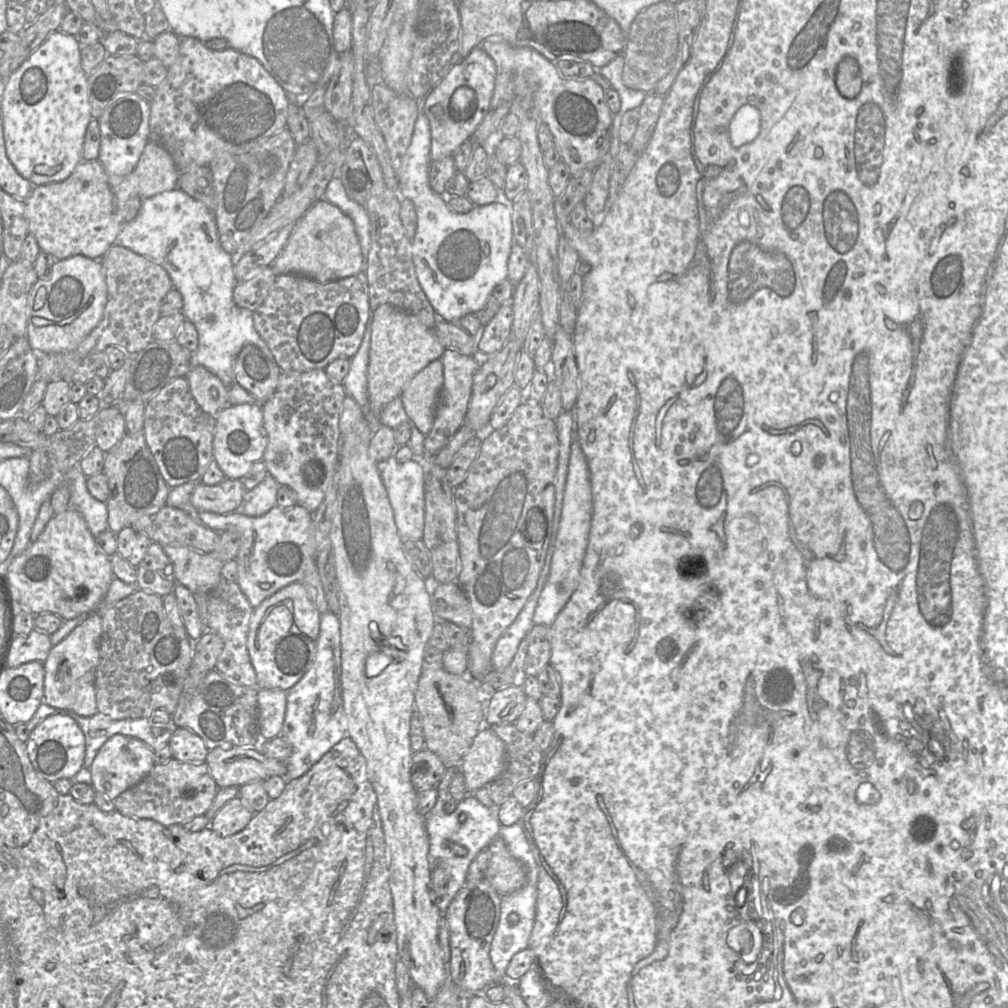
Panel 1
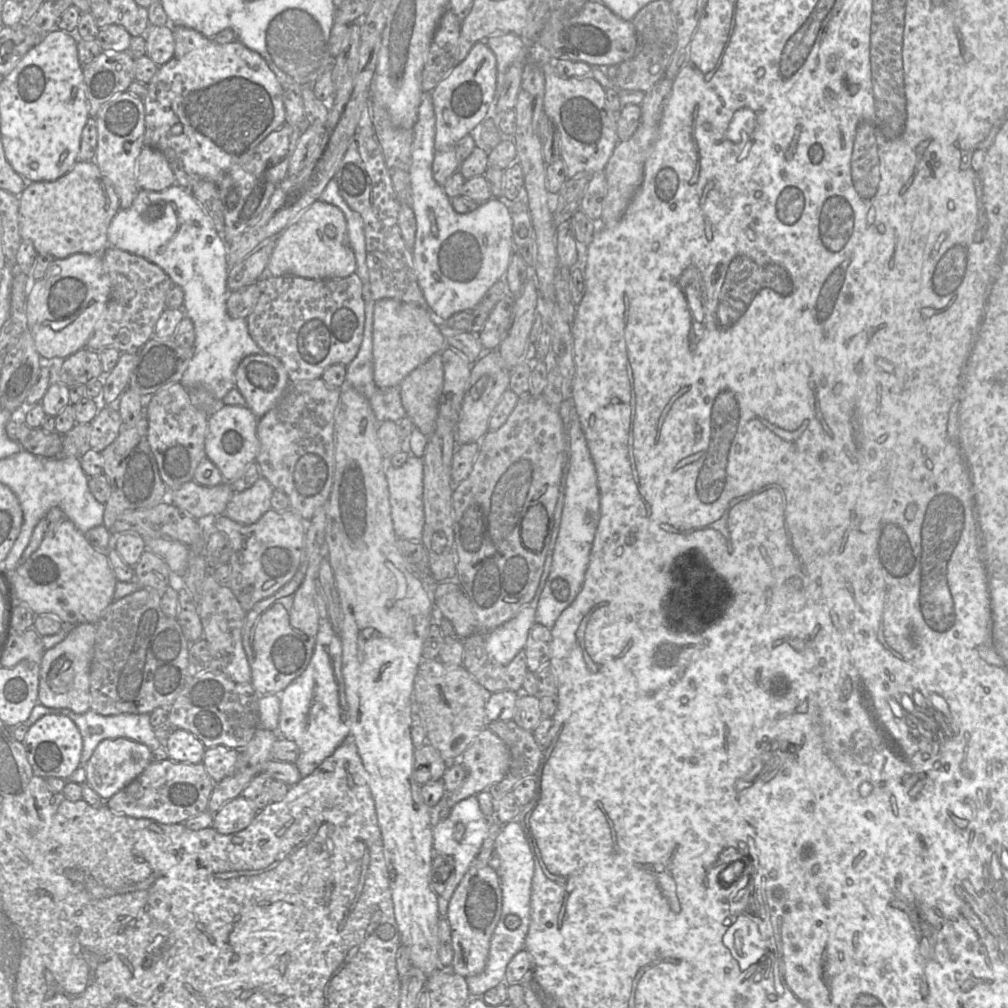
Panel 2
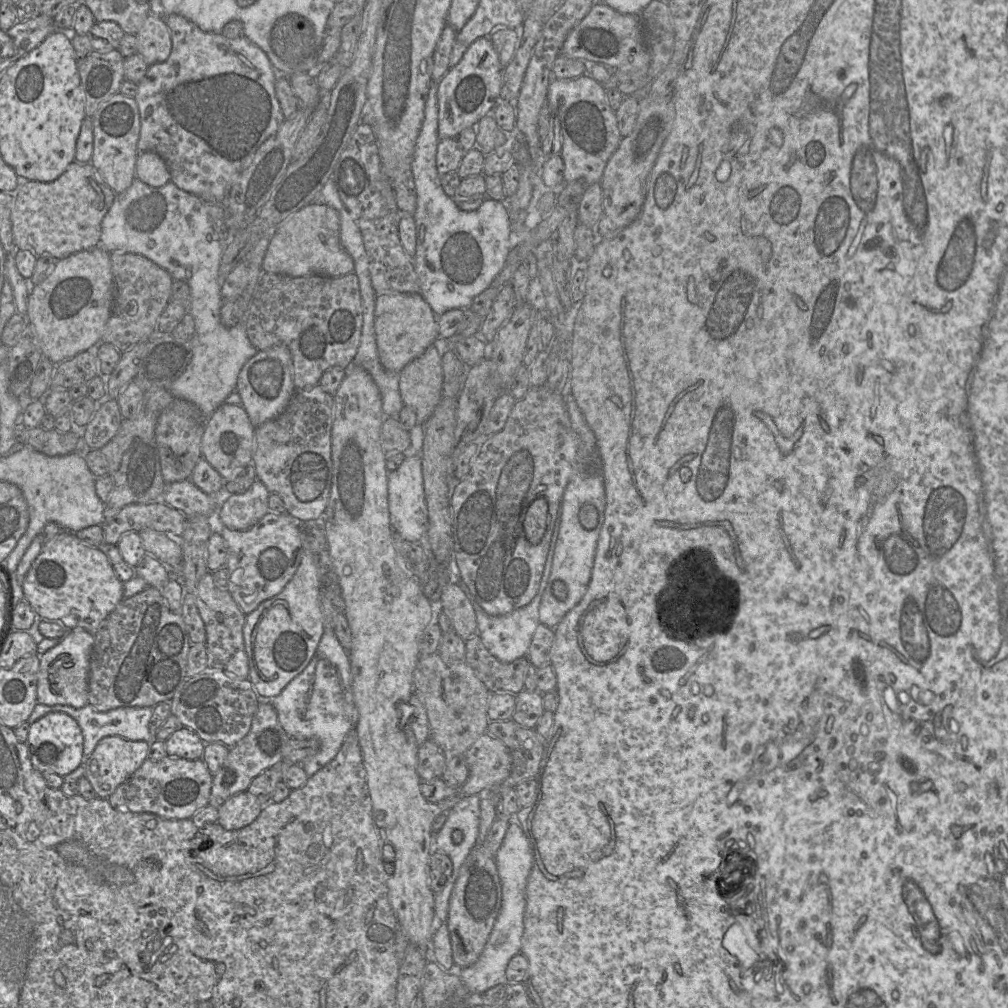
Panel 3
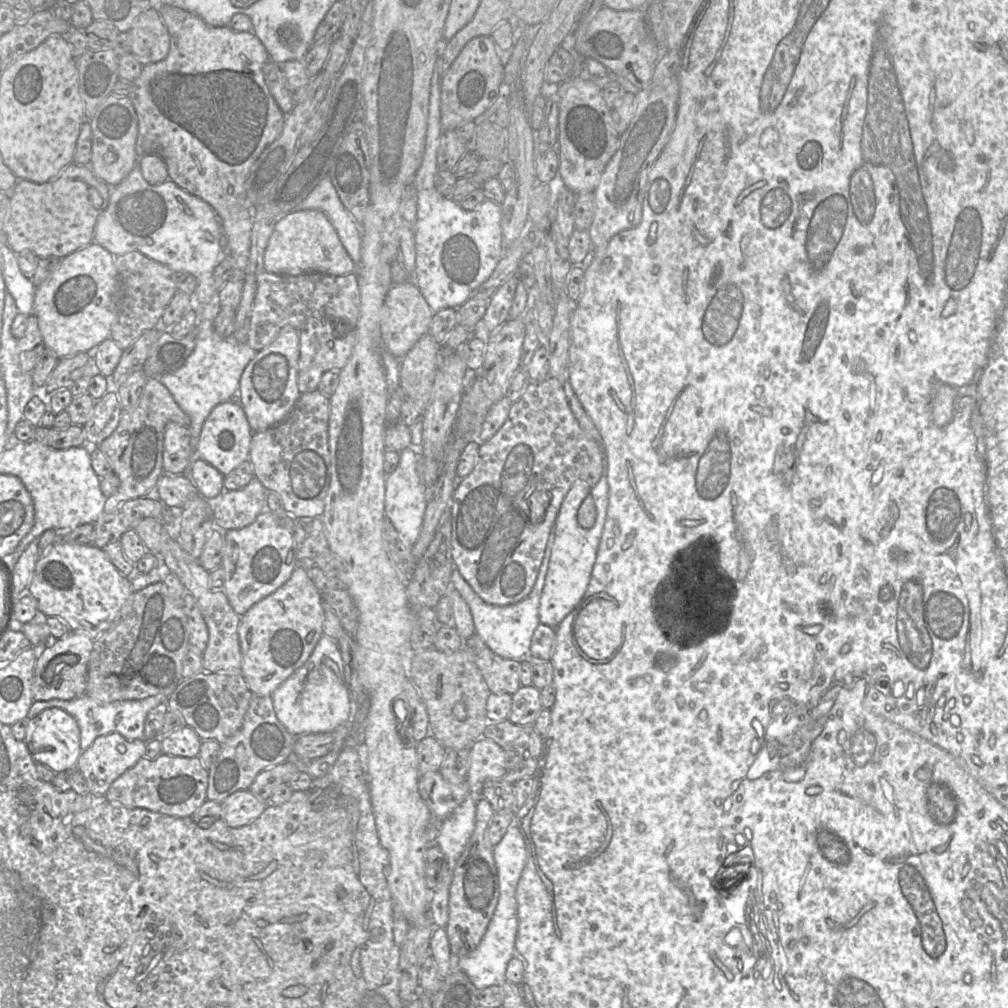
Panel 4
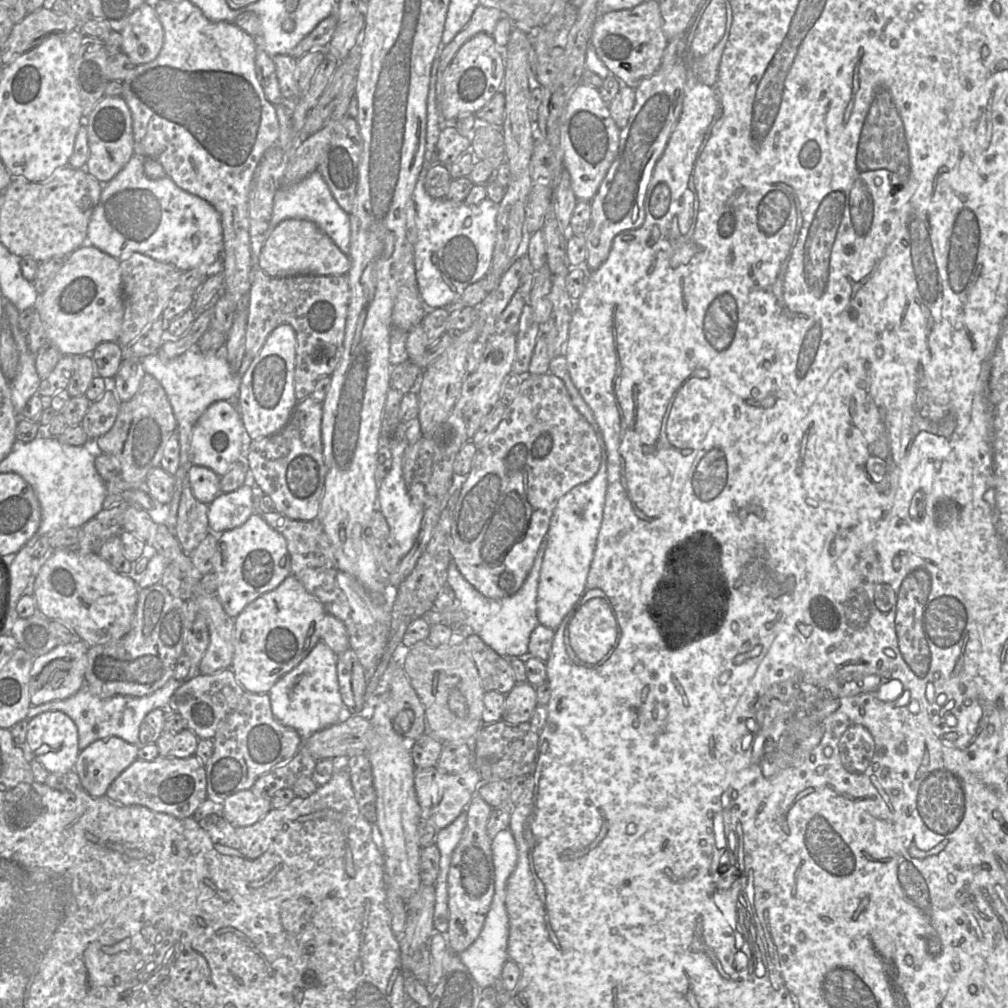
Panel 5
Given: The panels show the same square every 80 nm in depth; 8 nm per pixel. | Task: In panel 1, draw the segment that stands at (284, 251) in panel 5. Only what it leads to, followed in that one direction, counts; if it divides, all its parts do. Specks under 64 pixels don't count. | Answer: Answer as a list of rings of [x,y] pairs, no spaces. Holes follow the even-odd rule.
[[[317,201],[295,222],[285,247],[270,267],[275,275],[297,275],[318,283],[358,274],[363,271],[363,255],[352,220],[330,202]]]

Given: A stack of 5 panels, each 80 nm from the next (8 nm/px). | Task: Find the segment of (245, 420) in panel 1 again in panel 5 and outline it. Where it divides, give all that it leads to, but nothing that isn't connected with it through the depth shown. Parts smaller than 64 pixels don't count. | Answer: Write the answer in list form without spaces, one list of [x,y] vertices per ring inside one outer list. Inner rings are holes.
[[[219,400],[211,404],[196,421],[190,442],[190,461],[223,476],[237,461],[246,462],[251,438],[246,432],[240,412],[234,403]]]

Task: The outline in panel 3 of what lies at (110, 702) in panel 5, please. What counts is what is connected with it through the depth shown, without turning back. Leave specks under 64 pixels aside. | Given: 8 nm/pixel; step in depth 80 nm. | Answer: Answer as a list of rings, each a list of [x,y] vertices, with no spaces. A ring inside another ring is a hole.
[[[37,703],[27,722],[31,725],[51,712],[63,712],[68,714],[81,728],[85,760],[85,758],[93,752],[97,743],[106,736],[120,736],[132,741],[146,741],[151,743],[153,739],[155,739],[149,731],[149,721],[153,713],[153,708],[154,707],[119,707],[106,712],[100,712],[89,703],[81,708],[74,708],[68,705],[48,706]]]

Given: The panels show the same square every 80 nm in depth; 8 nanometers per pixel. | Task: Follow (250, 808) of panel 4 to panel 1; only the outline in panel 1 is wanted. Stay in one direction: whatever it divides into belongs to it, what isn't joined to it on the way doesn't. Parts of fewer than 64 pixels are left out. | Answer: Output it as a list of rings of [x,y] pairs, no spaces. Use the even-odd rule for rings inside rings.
[[[237,796],[216,812],[209,827],[221,837],[231,836],[241,831],[253,815],[254,812]]]

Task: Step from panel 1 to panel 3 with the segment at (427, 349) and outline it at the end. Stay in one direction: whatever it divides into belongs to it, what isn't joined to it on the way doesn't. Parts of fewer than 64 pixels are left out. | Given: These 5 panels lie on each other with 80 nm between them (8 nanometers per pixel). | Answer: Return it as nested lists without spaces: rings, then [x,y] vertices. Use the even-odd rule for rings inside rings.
[[[385,293],[376,296],[375,336],[378,356],[383,367],[390,372],[400,373],[439,338],[438,316],[421,293]]]

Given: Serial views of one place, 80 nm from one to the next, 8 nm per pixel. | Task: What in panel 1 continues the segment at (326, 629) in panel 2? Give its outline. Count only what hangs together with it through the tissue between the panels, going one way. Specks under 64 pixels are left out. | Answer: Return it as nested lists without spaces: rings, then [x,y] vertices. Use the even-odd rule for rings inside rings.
[[[327,611],[321,614],[320,619],[320,632],[318,637],[318,642],[316,646],[316,652],[314,660],[310,666],[310,668],[306,671],[306,673],[301,677],[301,679],[287,692],[287,705],[284,723],[282,727],[281,736],[287,741],[292,747],[292,753],[289,759],[286,761],[286,780],[293,780],[295,778],[299,778],[304,775],[315,763],[317,763],[322,756],[327,753],[334,745],[336,745],[342,738],[347,735],[348,729],[348,721],[344,711],[343,699],[342,699],[342,689],[341,689],[341,643],[340,643],[340,622],[338,614],[335,614],[331,611]]]

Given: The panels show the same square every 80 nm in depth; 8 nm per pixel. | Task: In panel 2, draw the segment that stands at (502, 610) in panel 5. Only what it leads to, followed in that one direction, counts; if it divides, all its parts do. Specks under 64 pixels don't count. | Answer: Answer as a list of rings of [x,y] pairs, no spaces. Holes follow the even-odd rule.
[[[549,547],[544,570],[533,599],[512,619],[484,635],[486,650],[494,662],[508,665],[525,649],[530,629],[536,623],[536,609],[551,571],[555,547]]]

